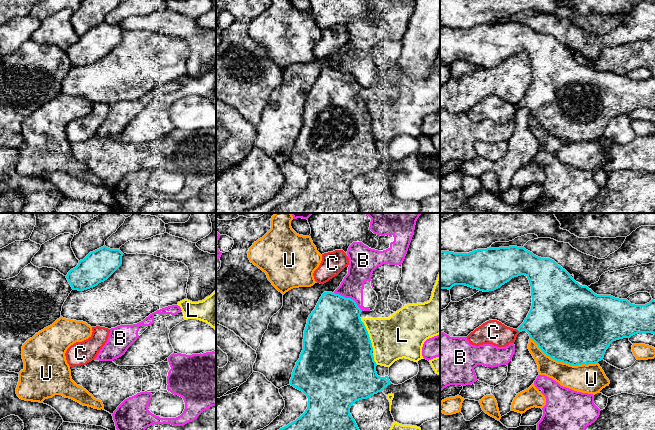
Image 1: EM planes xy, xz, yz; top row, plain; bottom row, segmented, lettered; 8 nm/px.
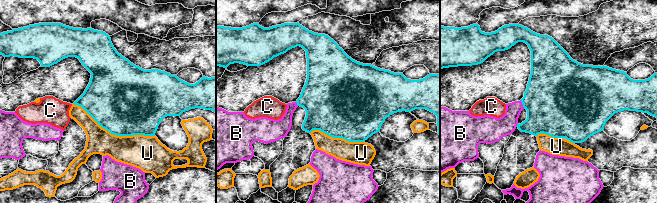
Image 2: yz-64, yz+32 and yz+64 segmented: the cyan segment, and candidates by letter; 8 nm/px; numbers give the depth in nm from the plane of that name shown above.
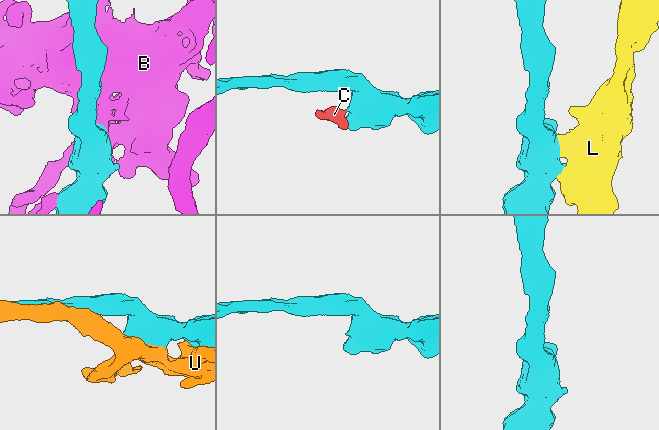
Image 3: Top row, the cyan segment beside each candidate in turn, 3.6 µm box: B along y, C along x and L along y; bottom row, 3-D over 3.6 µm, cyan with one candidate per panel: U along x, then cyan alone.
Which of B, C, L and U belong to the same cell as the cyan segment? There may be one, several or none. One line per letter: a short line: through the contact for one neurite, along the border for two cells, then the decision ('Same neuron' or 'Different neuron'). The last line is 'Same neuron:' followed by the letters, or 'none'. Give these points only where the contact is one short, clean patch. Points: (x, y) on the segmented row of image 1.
B: Different neuron
C: Line: yz (548, 323), (527, 325), (518, 330), (493, 332). Same neuron
L: Different neuron
U: Different neuron
Same neuron: C

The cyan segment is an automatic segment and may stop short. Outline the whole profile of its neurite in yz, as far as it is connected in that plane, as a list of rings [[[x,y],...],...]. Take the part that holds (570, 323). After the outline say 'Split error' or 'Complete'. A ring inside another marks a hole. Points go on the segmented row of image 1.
[[[489,247],[469,253],[440,251],[440,289],[450,290],[455,285],[465,285],[489,292],[521,275],[528,278],[532,296],[532,306],[524,322],[513,329],[497,320],[489,320],[466,337],[470,344],[506,347],[515,342],[520,332],[526,331],[547,356],[577,366],[603,360],[613,341],[638,333],[655,335],[655,300],[645,305],[635,305],[627,299],[597,295],[576,282],[554,260],[538,257],[524,247]]]. Split error

